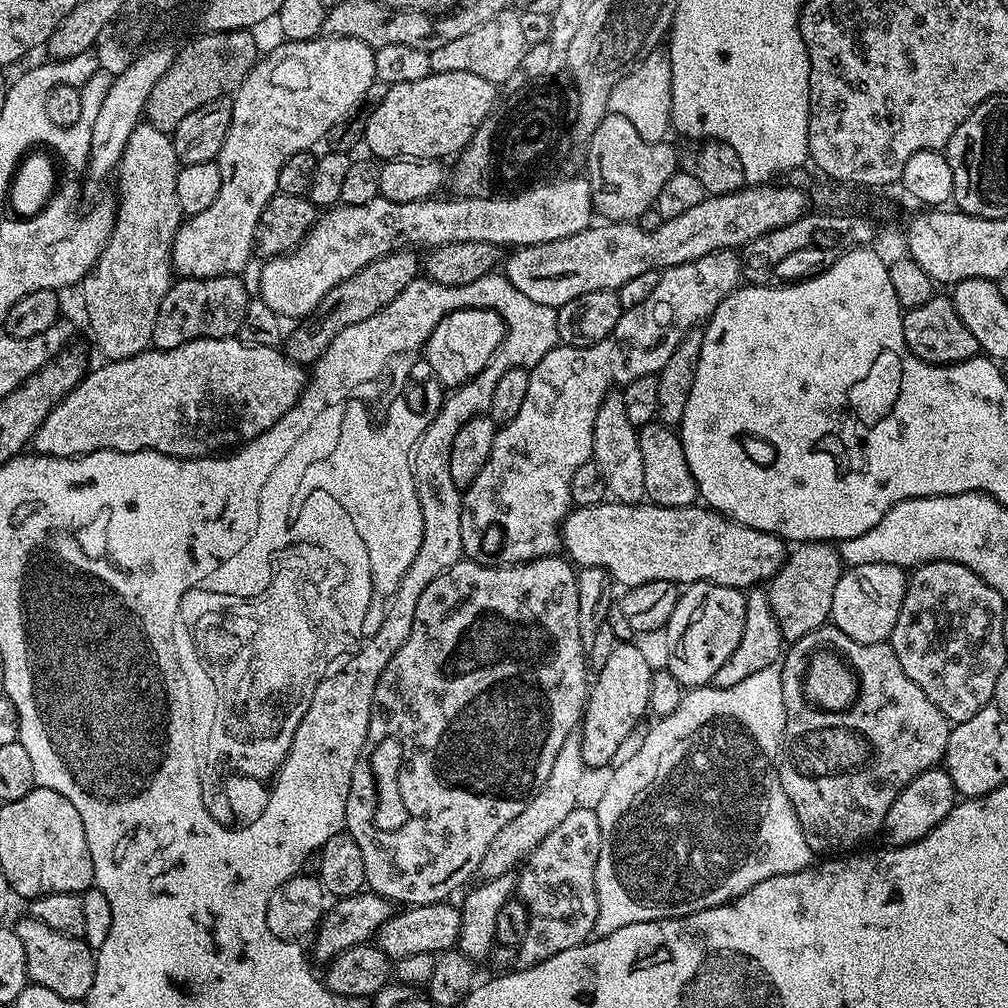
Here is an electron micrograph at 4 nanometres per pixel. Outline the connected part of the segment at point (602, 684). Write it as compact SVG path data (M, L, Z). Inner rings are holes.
M617 642L606 666L595 673L590 684L588 703L584 706L582 725L582 762L585 769L607 769L617 747L629 736L630 730L645 719L650 702L650 682L653 665L648 665L642 649L636 642Z

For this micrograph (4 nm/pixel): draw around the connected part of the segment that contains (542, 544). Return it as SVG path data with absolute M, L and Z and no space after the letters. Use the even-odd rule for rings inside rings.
M732 250L711 252L702 258L665 268L660 272L660 281L650 298L639 306L623 309L617 325L605 340L589 348L569 347L567 352L557 346L530 369L530 386L526 389L522 410L518 410L511 422L497 431L486 466L482 466L478 478L474 478L462 496L462 546L467 559L475 560L477 564L503 566L525 564L527 560L537 560L561 551L561 525L573 507L570 478L574 478L578 466L592 459L594 418L598 418L598 406L602 406L608 393L617 386L634 382L634 378L651 376L666 366L670 354L674 354L684 335L712 317L719 304L736 291L741 280L742 260Z

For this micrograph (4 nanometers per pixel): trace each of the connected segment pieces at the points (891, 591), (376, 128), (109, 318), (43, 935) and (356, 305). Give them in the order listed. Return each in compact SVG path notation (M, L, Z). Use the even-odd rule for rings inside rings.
M853 564L841 571L838 586L834 586L831 623L854 642L882 644L891 637L902 598L908 589L905 569L889 564Z
M431 72L426 78L418 78L418 82L402 82L401 84L391 85L387 89L388 92L380 100L380 105L373 110L368 116L368 121L364 124L364 136L362 132L362 140L368 143L368 148L373 157L377 161L383 162L385 160L398 160L407 158L410 160L440 160L444 156L455 157L457 154L463 152L466 145L470 142L471 136L478 126L481 126L484 119L493 115L492 103L495 102L496 96L498 97L497 85L486 82L486 78L478 78L478 74L466 74L465 72Z
M147 122L137 124L120 159L120 204L115 205L116 221L112 233L95 266L88 271L78 288L84 295L84 312L88 315L92 336L105 361L125 360L145 351L152 344L158 306L162 306L162 298L166 298L174 283L172 243L185 219L184 211L178 206L176 179L180 169L171 135Z
M31 914L25 920L14 924L14 931L26 950L26 966L28 979L38 986L46 986L46 990L54 990L54 994L62 994L62 998L84 1000L90 986L94 986L96 958L94 949L78 936L67 936L46 922L38 922Z
M412 250L391 252L389 256L370 262L358 270L358 274L346 278L346 282L338 282L338 286L334 286L334 290L322 298L319 306L303 317L293 332L291 329L285 335L282 345L284 355L301 366L315 364L318 358L322 358L326 346L330 346L330 342L334 342L334 338L338 338L346 326L354 326L354 322L366 322L366 318L378 314L386 305L394 302L394 298L398 298L398 294L402 294L402 290L406 290L406 286L417 279L422 264L420 260L416 261L414 253Z

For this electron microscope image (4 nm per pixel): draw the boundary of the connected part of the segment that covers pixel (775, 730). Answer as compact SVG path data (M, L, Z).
M779 663L766 666L766 670L758 670L758 674L750 674L750 678L745 678L742 682L738 682L734 686L726 686L725 688L714 688L705 686L703 688L693 688L685 691L682 702L678 702L678 710L674 710L674 714L659 717L650 727L649 733L646 735L646 742L643 743L635 756L631 757L625 765L618 769L611 769L608 785L604 788L604 793L600 796L600 801L594 804L596 809L596 817L598 818L598 830L602 830L602 846L598 850L598 866L596 867L596 893L598 894L598 918L596 919L597 937L606 934L614 934L614 930L622 930L622 926L634 926L638 922L654 922L655 920L673 920L679 916L689 916L695 912L701 912L707 908L716 908L720 904L727 904L729 900L735 900L737 896L746 894L754 886L758 886L758 882L766 882L766 878L774 878L782 874L794 874L800 872L804 868L809 867L813 863L814 853L810 850L810 846L806 846L806 834L802 834L802 826L798 822L798 814L794 814L794 806L790 806L790 798L786 798L786 794L782 790L782 782L780 781L780 757L784 752L784 731L786 730L786 706L782 698L782 667Z

